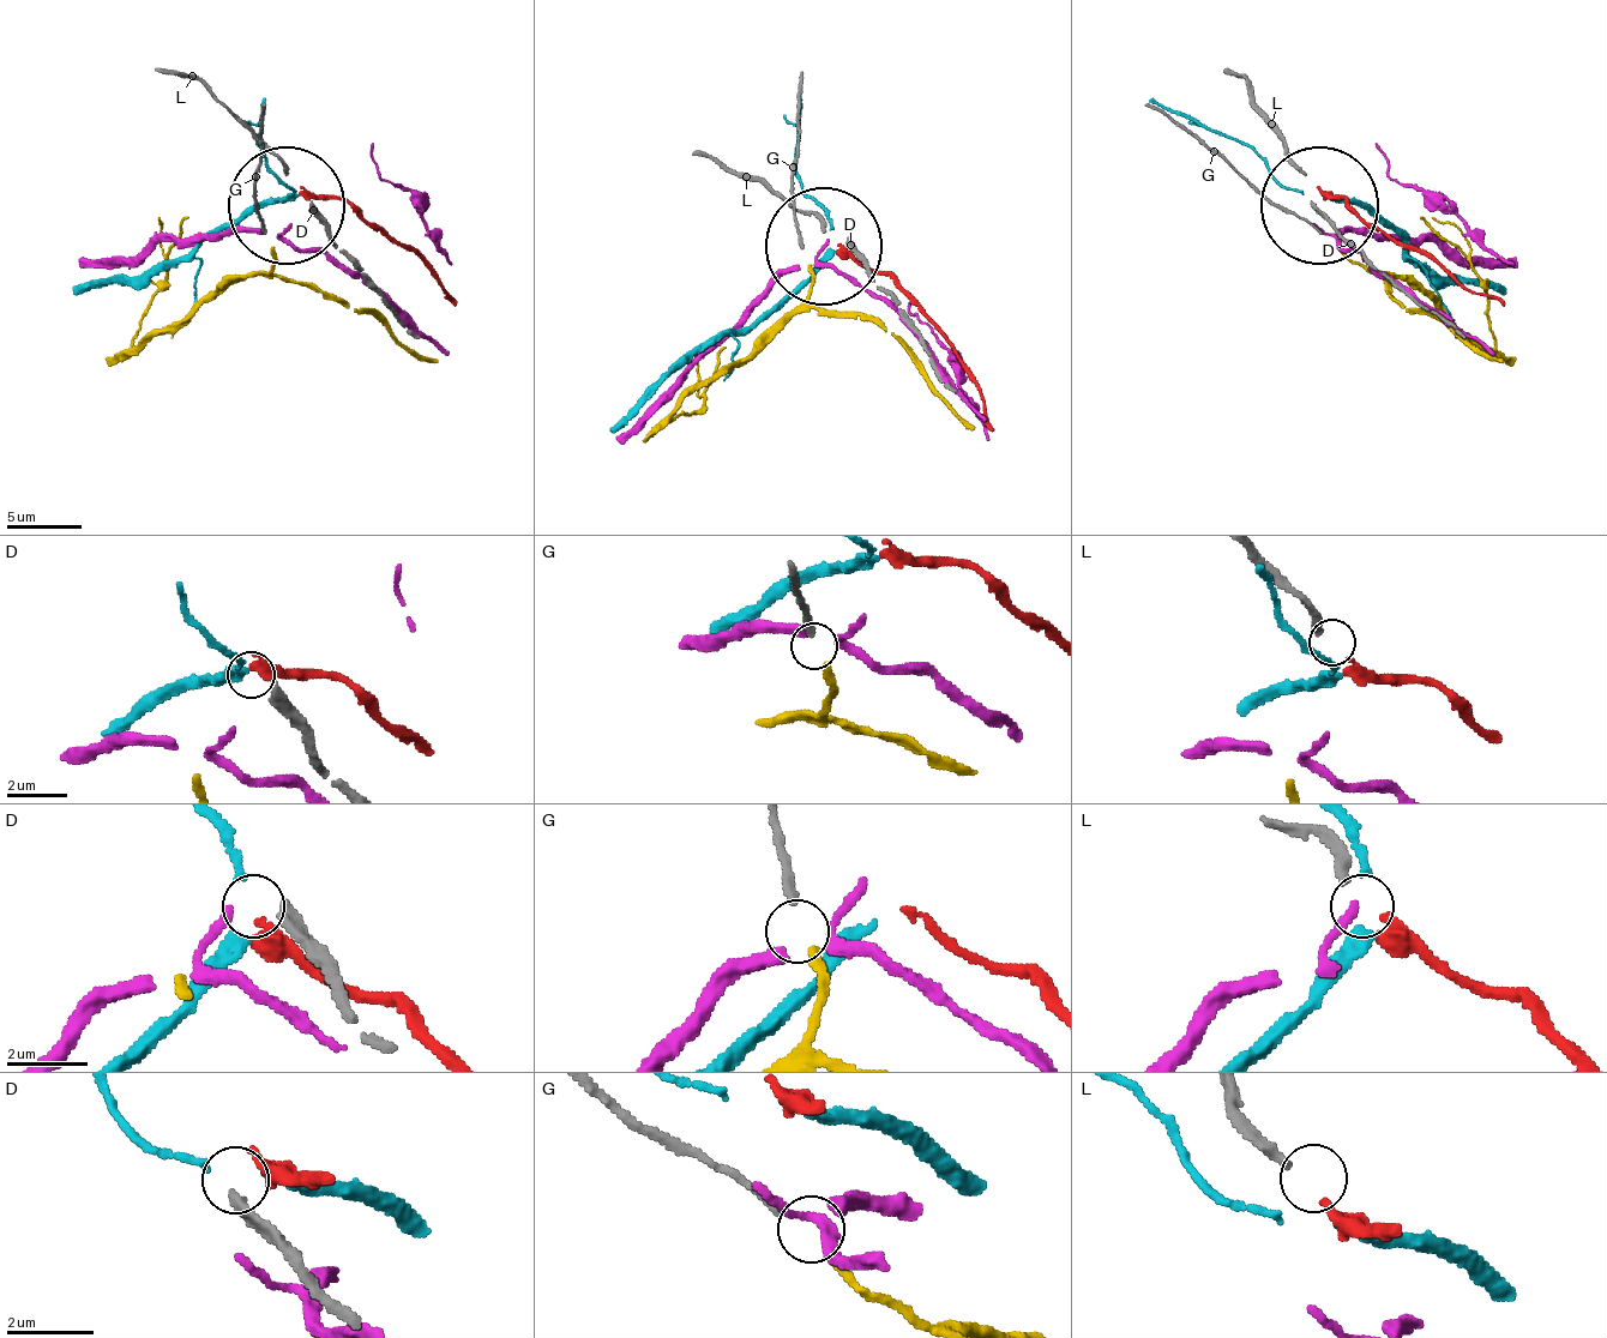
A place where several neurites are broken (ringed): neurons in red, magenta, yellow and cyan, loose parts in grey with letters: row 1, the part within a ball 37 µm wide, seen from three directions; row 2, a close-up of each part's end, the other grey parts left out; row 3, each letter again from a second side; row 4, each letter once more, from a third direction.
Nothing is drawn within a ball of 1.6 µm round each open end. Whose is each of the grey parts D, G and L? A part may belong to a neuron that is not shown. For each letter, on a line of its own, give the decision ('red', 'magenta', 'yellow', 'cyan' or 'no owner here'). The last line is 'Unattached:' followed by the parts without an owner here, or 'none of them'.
D: cyan
G: yellow
L: red
Unattached: none of them

